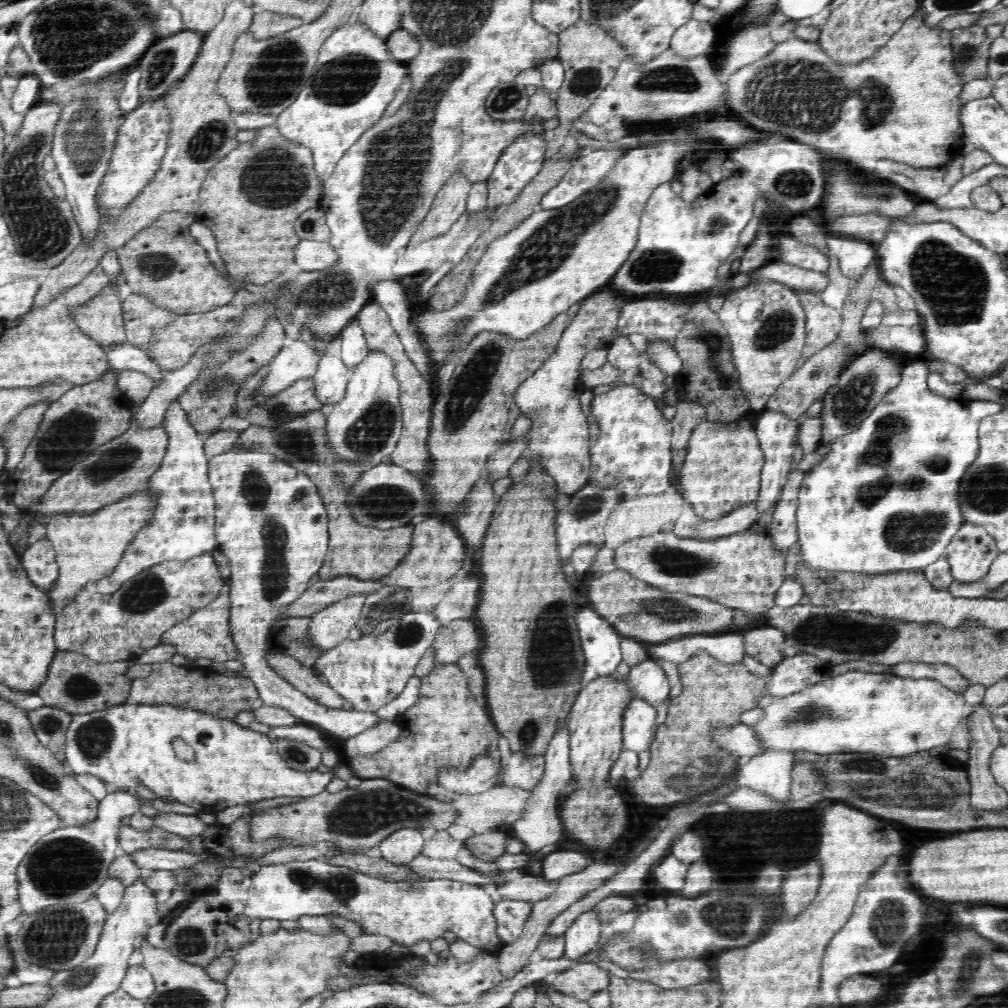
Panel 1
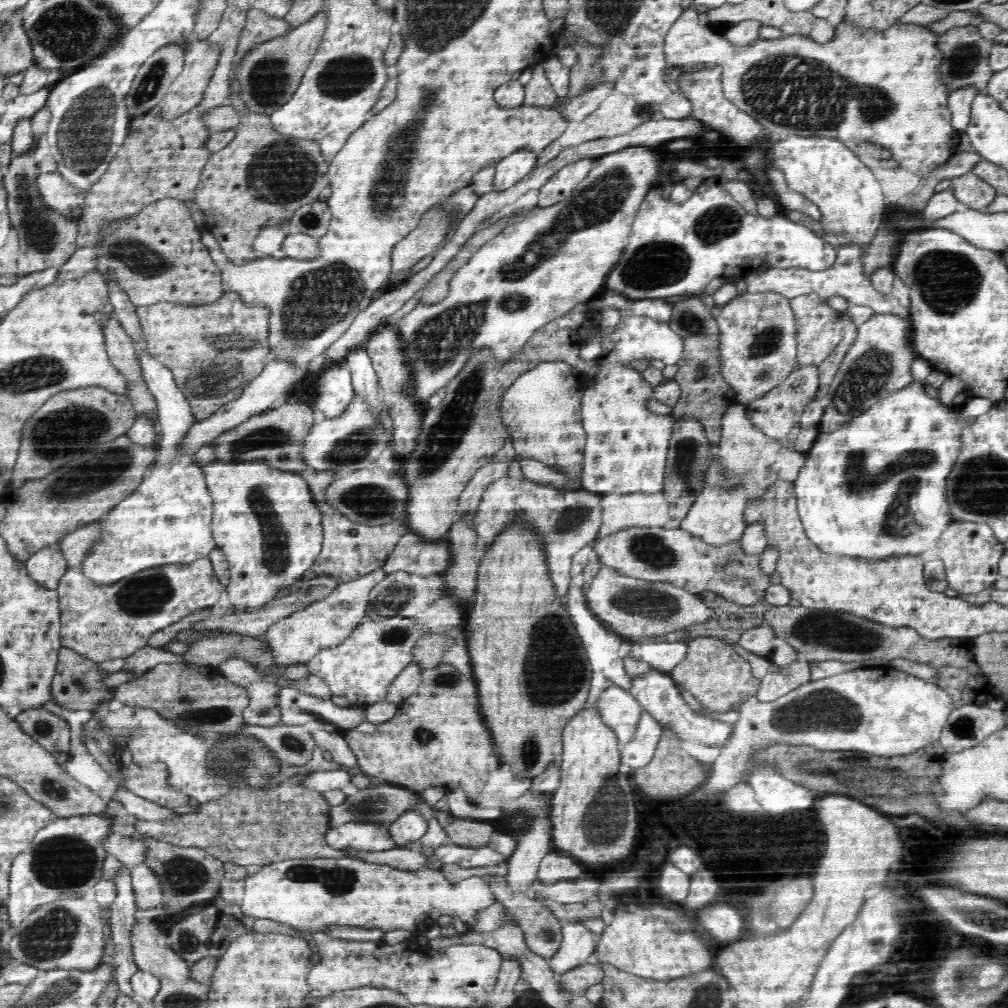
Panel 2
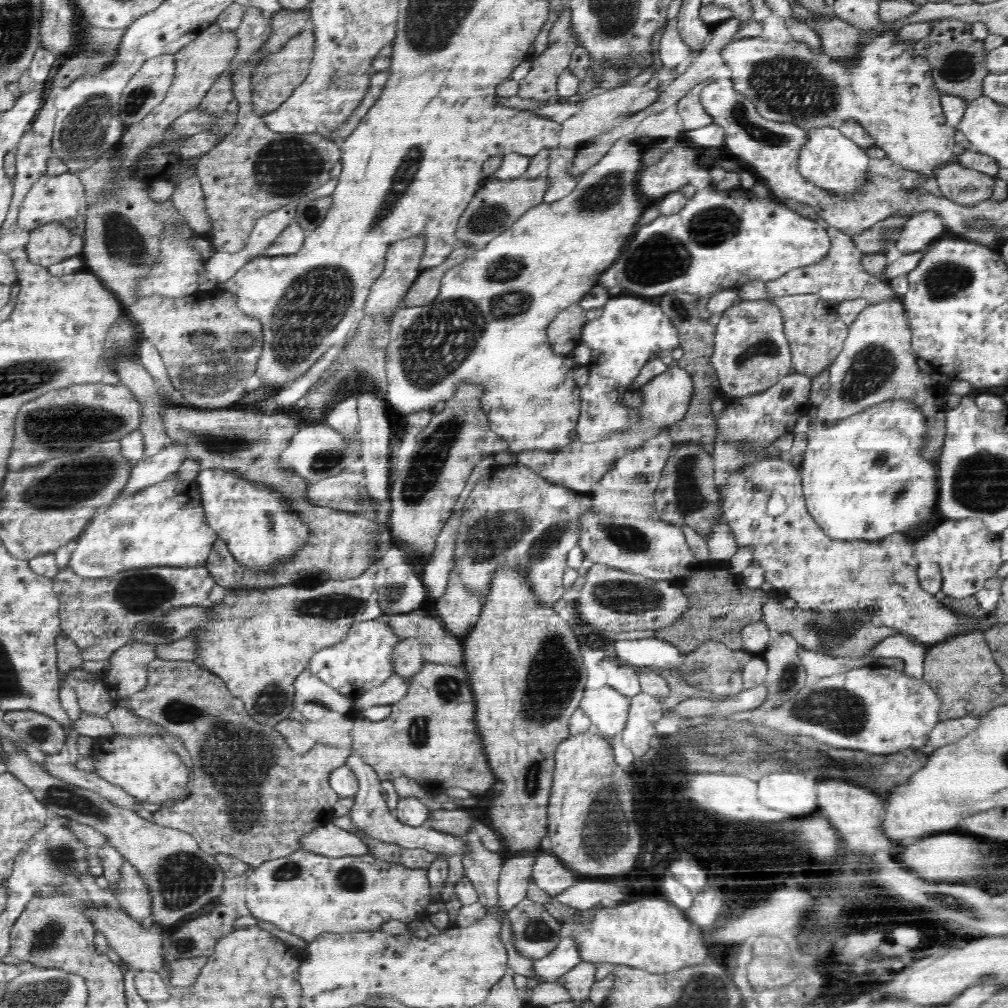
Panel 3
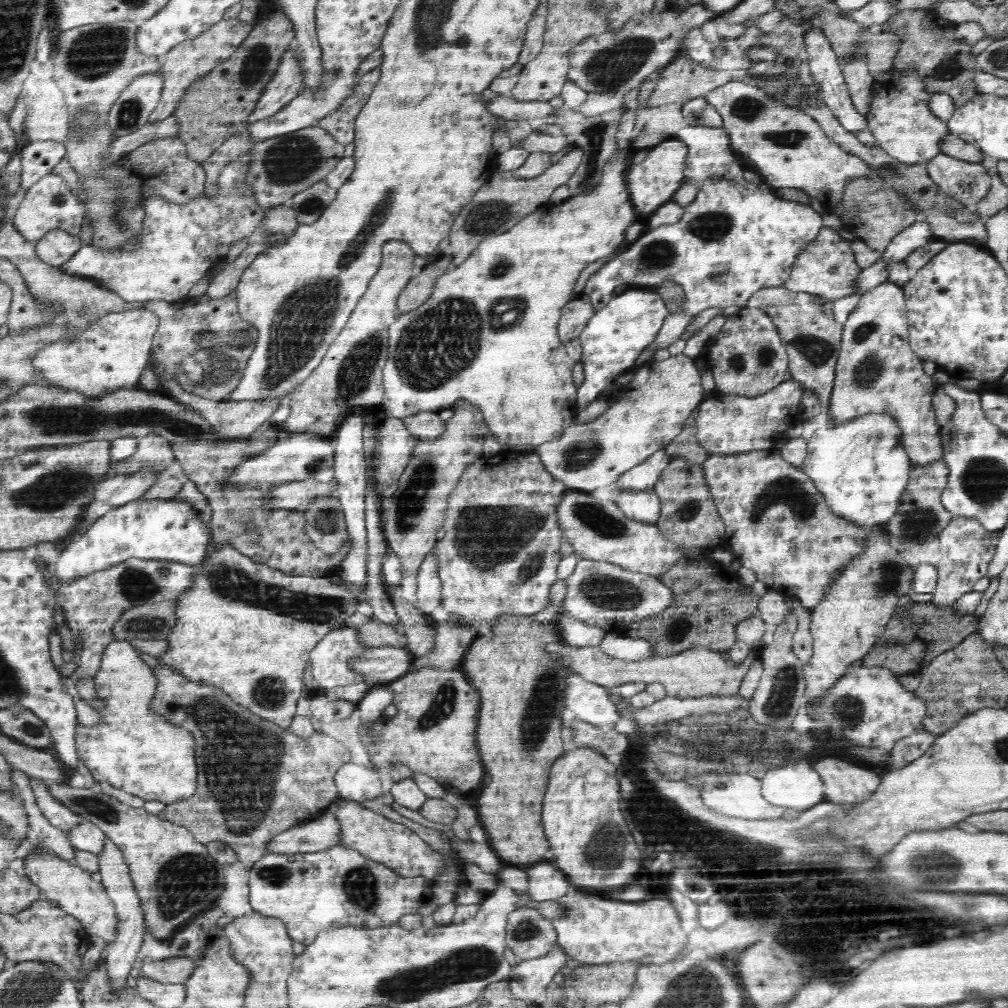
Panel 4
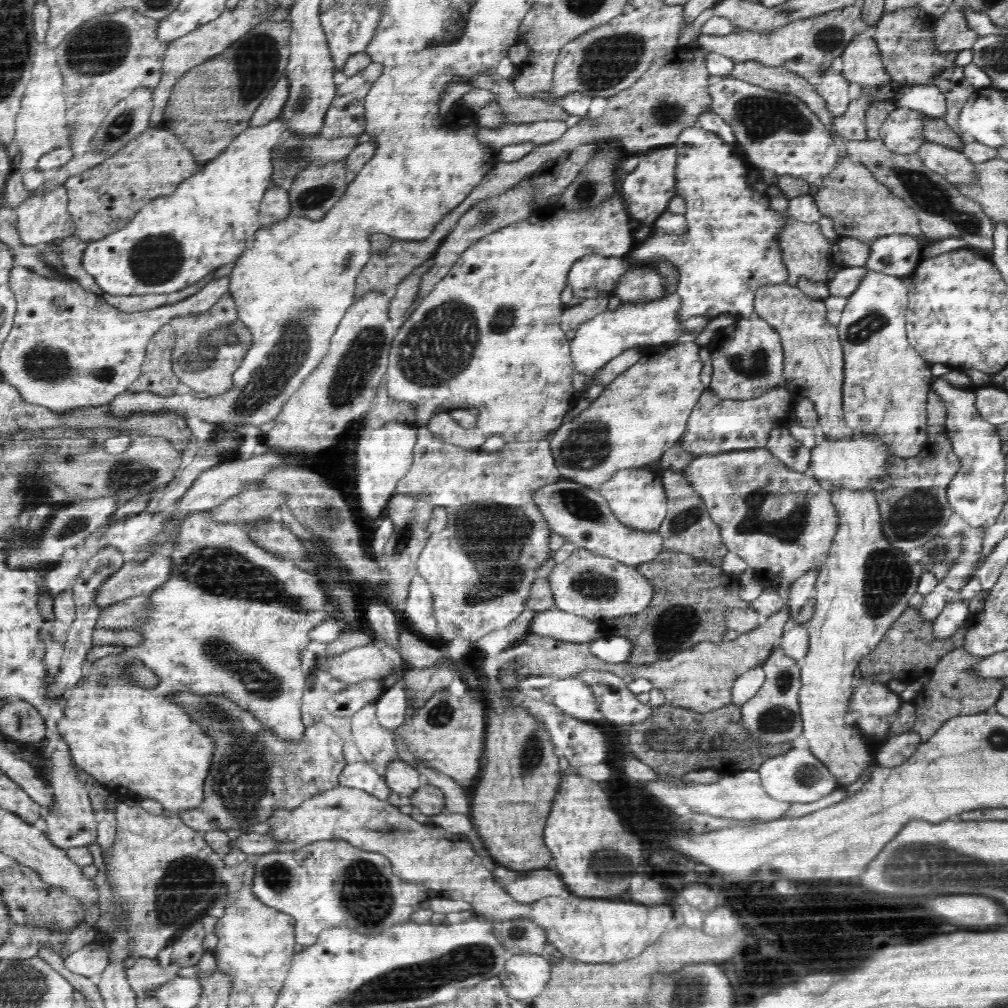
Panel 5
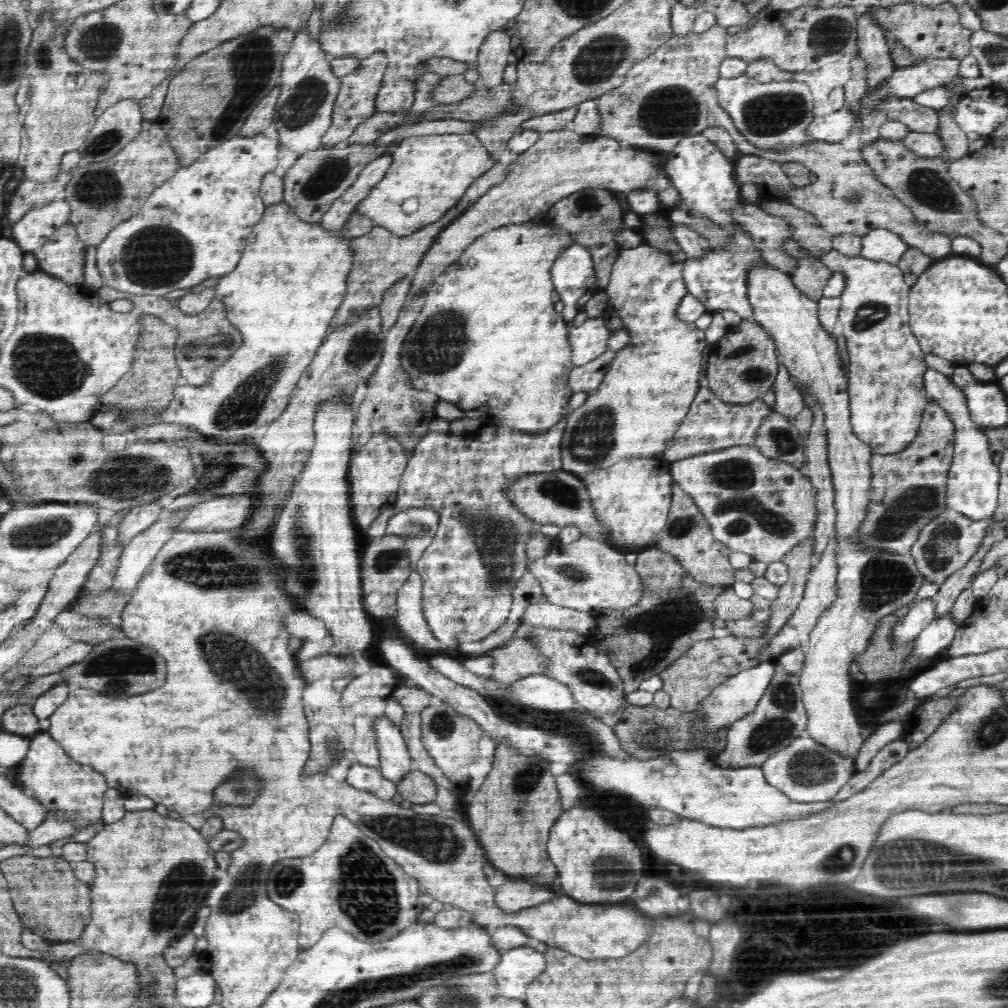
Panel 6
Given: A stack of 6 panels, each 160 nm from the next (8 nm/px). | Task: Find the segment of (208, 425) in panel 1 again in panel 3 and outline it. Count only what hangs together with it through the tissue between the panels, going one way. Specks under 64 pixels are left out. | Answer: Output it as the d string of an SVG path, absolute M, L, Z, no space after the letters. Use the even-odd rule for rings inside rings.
M216 288L208 295L187 300L152 295L142 297L125 311L133 317L141 335L157 349L171 383L186 397L183 405L201 410L231 408L246 394L245 385L256 373L257 362L260 361L263 330L258 319L238 308L237 296L233 292Z

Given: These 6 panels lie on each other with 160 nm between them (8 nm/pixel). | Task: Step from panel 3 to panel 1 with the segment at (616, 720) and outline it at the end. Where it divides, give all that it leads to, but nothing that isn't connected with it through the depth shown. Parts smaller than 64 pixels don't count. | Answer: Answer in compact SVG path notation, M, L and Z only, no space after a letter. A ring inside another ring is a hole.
M632 698L622 716L623 748L638 754L651 748L654 734L658 734L658 729L654 731L656 718L655 707L646 699Z

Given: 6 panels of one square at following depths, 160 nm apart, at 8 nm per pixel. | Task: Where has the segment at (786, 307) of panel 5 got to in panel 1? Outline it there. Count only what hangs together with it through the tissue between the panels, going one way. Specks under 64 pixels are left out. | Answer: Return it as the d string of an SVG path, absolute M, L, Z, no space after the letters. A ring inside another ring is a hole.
M800 293L798 297L806 311L807 336L802 358L810 359L838 340L844 319L841 310L824 304L816 293Z

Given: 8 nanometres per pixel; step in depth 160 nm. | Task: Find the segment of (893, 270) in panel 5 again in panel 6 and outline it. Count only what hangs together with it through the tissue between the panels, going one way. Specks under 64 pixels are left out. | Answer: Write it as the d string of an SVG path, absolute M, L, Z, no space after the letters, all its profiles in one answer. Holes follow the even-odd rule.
M876 228L862 236L861 255L870 260L882 260L888 264L898 264L899 258L911 246L899 234L884 228Z

